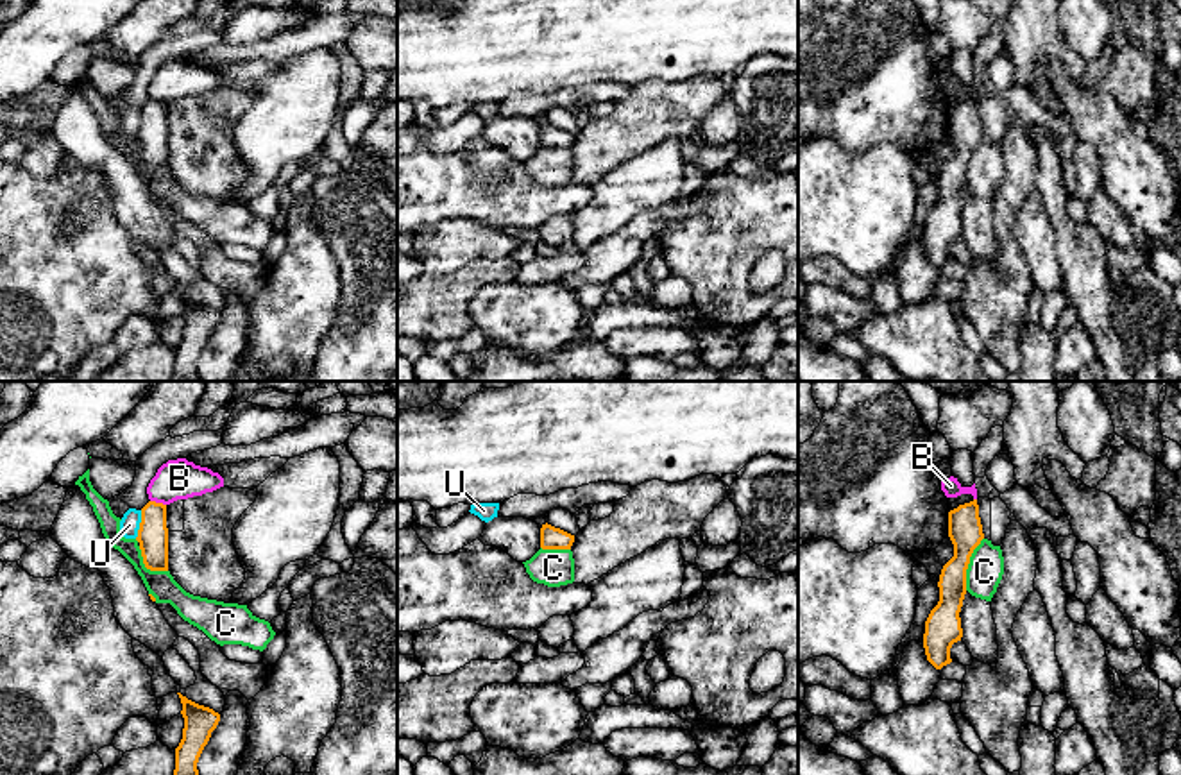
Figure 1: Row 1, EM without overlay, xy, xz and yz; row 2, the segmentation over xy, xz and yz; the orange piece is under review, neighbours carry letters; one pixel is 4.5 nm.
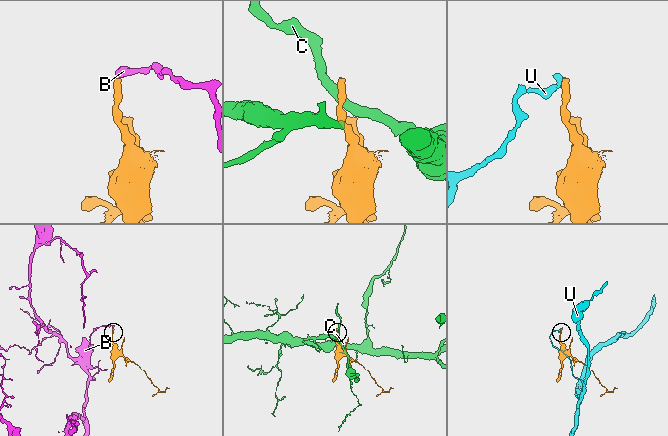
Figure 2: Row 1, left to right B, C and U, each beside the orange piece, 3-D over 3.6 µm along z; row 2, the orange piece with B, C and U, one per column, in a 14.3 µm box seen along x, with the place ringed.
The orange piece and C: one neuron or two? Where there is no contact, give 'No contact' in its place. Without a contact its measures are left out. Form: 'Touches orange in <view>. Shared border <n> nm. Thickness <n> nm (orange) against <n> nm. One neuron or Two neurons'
Touches orange in yz. Shared border 260 nm. Thickness 160 nm (orange) against 160 nm. Two neurons

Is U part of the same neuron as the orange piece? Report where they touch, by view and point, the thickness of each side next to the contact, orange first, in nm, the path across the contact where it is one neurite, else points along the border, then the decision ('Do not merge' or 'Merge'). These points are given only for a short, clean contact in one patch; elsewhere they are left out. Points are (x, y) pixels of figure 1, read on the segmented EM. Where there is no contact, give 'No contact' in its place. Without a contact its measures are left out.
Touches orange at xy (140, 525). Thickness 140 nm (orange) against 90 nm. Boundary: xy (142, 510), (142, 521), (135, 537). Do not merge

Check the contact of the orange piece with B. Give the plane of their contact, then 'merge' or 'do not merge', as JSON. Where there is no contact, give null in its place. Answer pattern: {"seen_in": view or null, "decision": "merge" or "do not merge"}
{"seen_in": "xy", "decision": "do not merge"}

